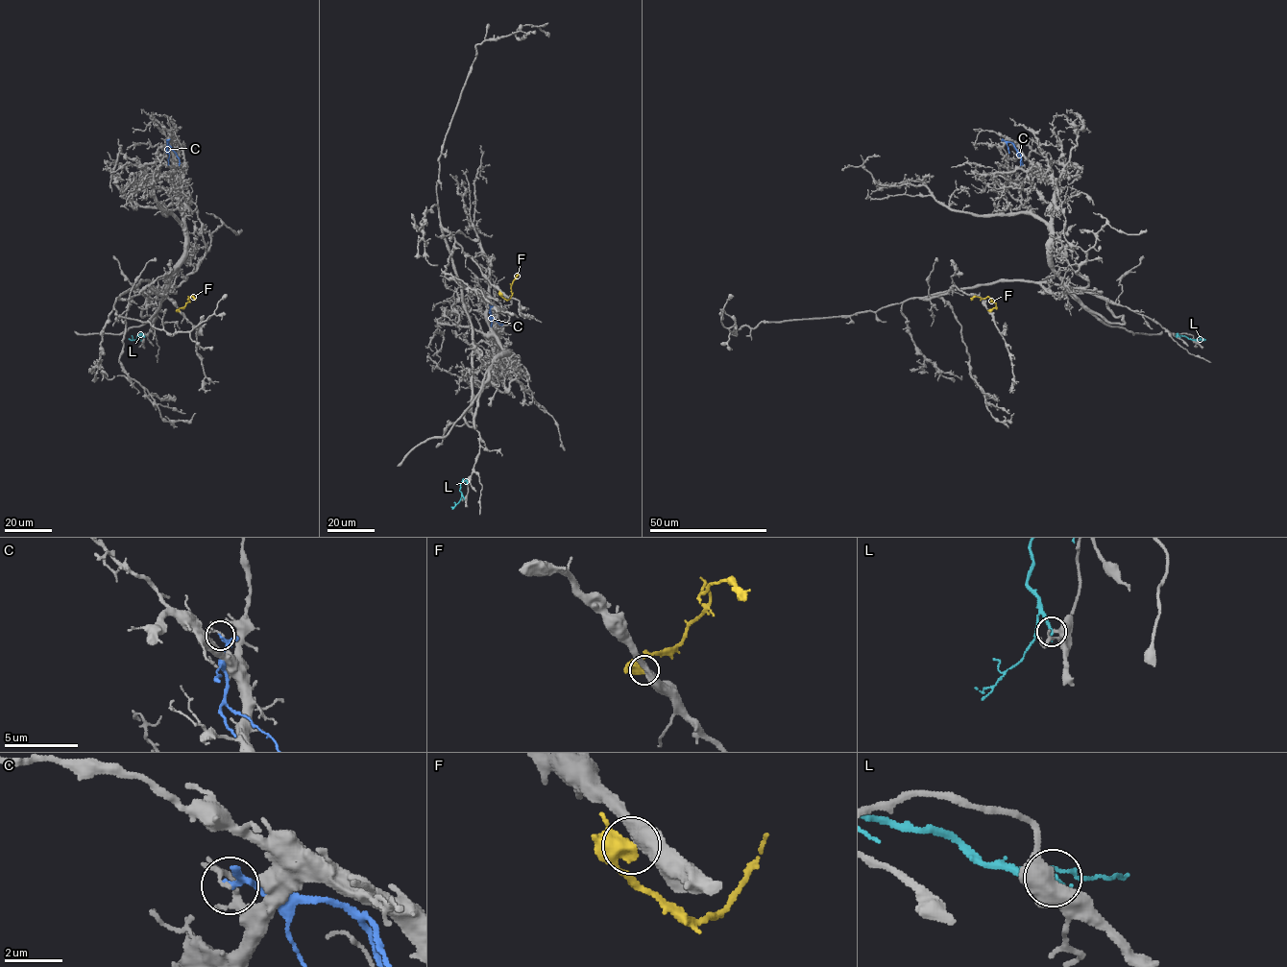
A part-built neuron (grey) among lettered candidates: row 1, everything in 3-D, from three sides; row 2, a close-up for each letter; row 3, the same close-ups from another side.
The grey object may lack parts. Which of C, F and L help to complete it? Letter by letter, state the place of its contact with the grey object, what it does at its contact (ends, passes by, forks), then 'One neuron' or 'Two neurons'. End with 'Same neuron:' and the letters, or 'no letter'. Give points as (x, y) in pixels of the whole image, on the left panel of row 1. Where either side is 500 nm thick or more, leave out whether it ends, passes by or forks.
C: Touches grey at (167, 140). It passes by. Two neurons
F: Touches grey at (179, 311). It forks there. Two neurons
L: Touches grey at (141, 340). It ends there. Two neurons
Same neuron: no letter

